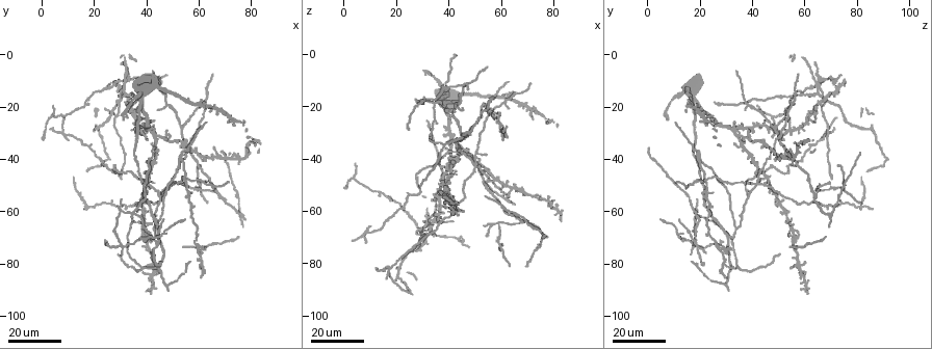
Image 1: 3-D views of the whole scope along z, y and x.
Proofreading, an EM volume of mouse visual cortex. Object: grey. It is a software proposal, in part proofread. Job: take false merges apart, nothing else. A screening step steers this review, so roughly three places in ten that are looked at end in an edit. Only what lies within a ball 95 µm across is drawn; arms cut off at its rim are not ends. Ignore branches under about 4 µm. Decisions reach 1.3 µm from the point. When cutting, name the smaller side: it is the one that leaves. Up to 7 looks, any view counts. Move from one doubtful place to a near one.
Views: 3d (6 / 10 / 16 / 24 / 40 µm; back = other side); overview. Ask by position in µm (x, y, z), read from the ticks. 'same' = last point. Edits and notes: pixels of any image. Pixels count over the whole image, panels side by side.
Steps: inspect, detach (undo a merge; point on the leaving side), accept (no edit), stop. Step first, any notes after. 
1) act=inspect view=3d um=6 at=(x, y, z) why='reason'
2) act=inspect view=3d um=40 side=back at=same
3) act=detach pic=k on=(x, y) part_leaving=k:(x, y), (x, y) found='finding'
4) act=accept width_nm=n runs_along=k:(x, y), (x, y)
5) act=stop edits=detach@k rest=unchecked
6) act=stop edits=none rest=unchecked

act=inspect view=3d um=16 at=(62, 18, 56) why='two arms in line, one across'

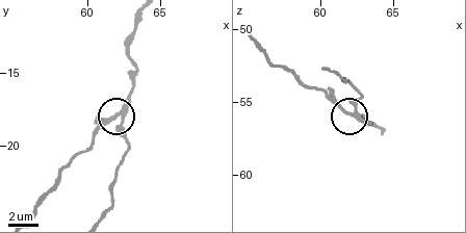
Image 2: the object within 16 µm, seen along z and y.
act=inspect view=3d um=6 at=(62.4, 17.6, 56.0)

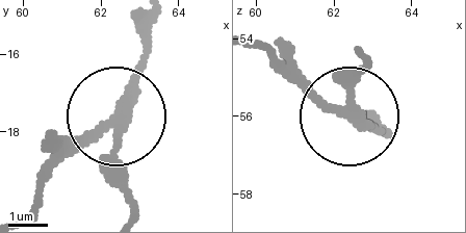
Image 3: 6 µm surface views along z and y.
act=detach pic=3 on=(76, 140) part_leaving=3:(115, 111), (29, 208) found='a second neuron is stuck on'

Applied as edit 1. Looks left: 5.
act=inspect view=3d um=24 at=(35, 21, 64) why='four or more arms meet'

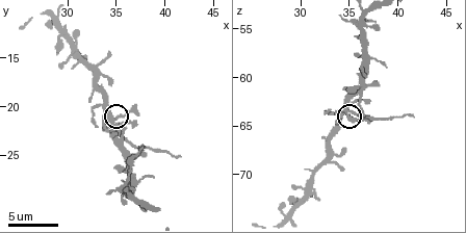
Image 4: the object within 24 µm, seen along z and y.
act=inspect view=3d um=6 at=(34.8, 22.0, 63.2)

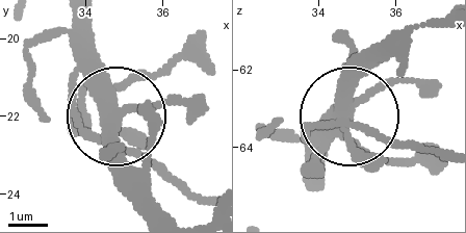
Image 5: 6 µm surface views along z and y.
act=accept runs_along=5:(389, 37), (353, 87), (350, 118), (425, 147) found='one neuron here'

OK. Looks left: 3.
act=inspect view=3d um=24 at=(9, 30, 67) why='looks like a crossing'

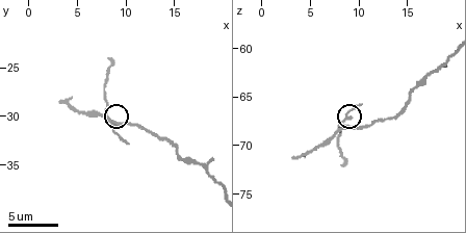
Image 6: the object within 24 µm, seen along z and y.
act=inspect view=3d um=6 at=(7.8, 30.2, 68.2) why='closer look'

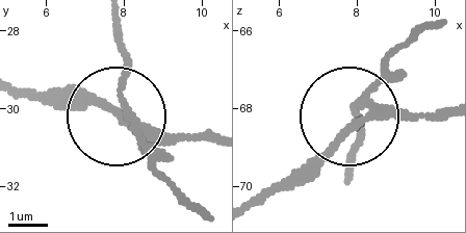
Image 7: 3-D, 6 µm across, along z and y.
act=detach pic=7 on=(119, 79) side_arm_um=7 arms=4 found='two neurons meet here'

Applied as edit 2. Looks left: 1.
act=stop edits=detach@3,detach@7 rest=unchecked

